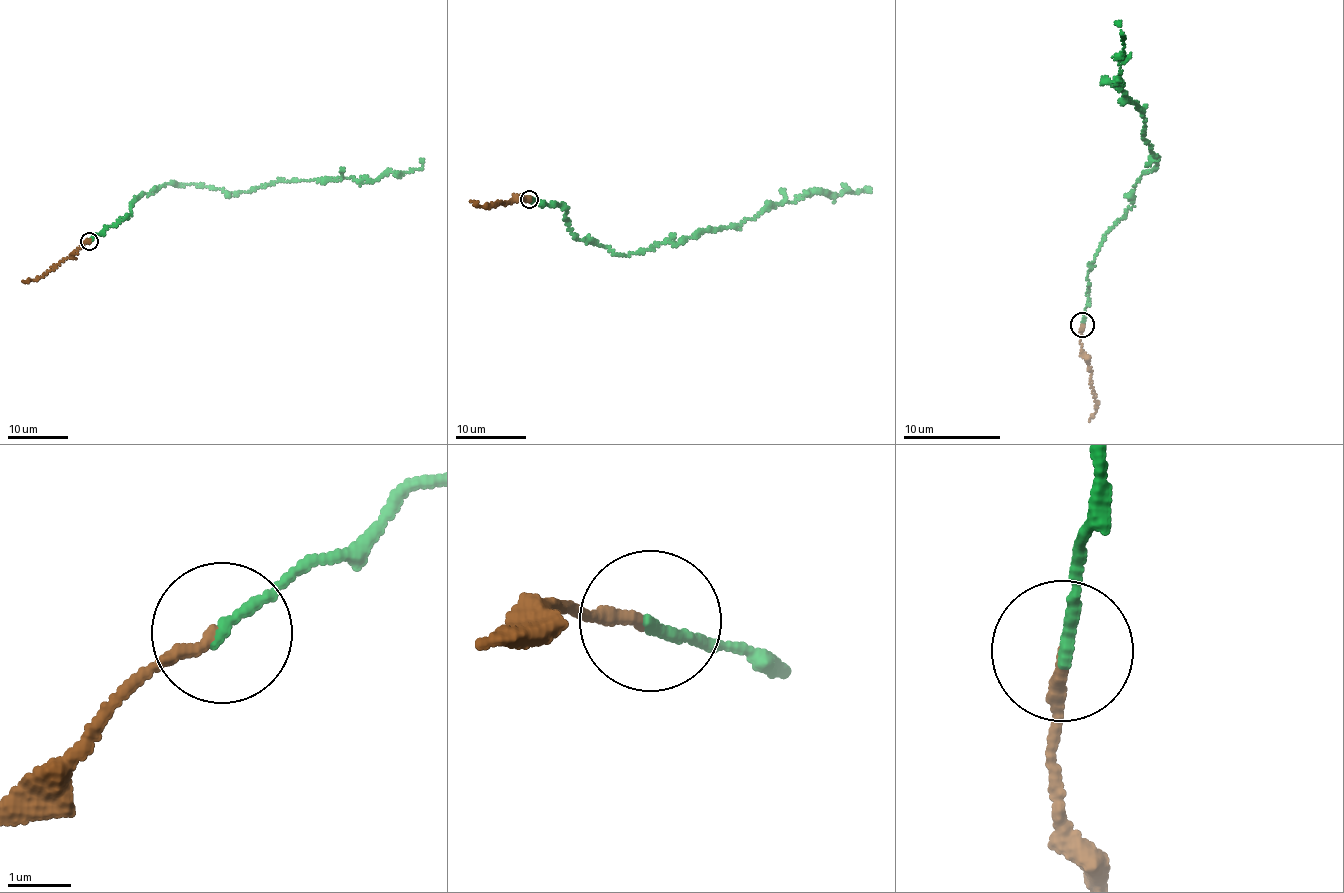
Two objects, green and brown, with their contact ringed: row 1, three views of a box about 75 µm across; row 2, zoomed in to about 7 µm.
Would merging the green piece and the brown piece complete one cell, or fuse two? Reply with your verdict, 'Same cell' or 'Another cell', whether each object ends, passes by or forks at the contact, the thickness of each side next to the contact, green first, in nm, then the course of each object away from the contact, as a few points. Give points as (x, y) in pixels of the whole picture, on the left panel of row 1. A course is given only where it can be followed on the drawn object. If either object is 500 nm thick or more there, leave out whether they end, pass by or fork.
Same cell. At the ring green ends. At the ring brown ends. Thickness 170 nm (green) against 190 nm. Course of green: (89, 240), (130, 216), (138, 196), (170, 183), (233, 194), (278, 181), (371, 181), (420, 170), (421, 160). Course of brown: (89, 240), (41, 276), (23, 282)

